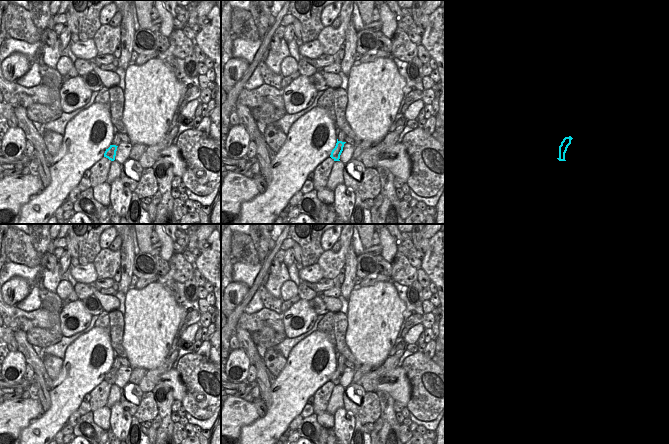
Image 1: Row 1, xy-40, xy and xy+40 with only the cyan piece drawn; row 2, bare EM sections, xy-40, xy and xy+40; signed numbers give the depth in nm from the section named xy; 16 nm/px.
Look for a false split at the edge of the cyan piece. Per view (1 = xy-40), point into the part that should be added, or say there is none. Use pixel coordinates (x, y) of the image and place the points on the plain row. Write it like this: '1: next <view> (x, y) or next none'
1: next none

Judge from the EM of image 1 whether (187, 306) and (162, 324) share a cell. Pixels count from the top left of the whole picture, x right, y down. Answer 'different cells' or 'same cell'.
different cells

